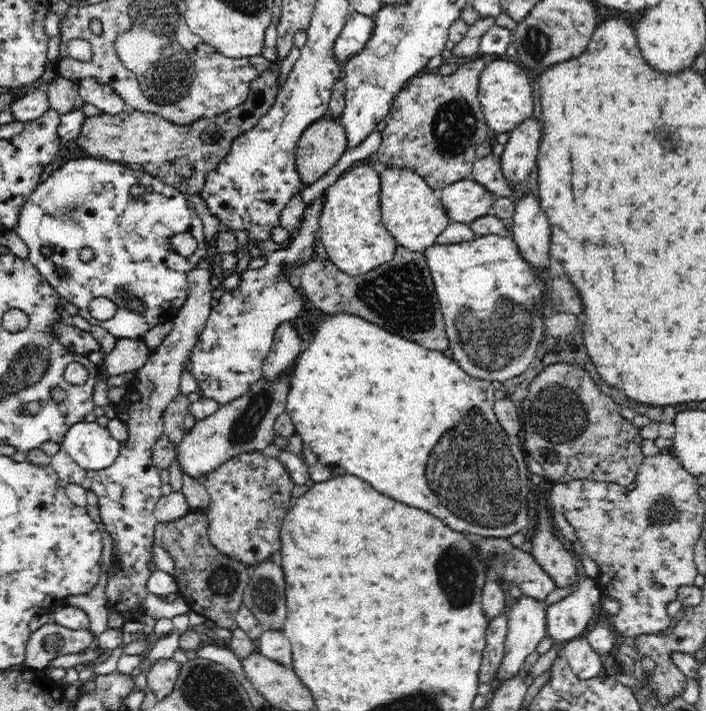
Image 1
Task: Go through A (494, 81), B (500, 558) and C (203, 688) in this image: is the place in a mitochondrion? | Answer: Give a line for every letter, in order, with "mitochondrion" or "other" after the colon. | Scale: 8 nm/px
A: other
B: mitochondrion
C: mitochondrion

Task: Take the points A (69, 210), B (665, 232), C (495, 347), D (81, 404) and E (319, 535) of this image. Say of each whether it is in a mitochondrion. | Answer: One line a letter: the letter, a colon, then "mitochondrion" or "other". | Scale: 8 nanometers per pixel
A: mitochondrion
B: other
C: mitochondrion
D: other
E: other

